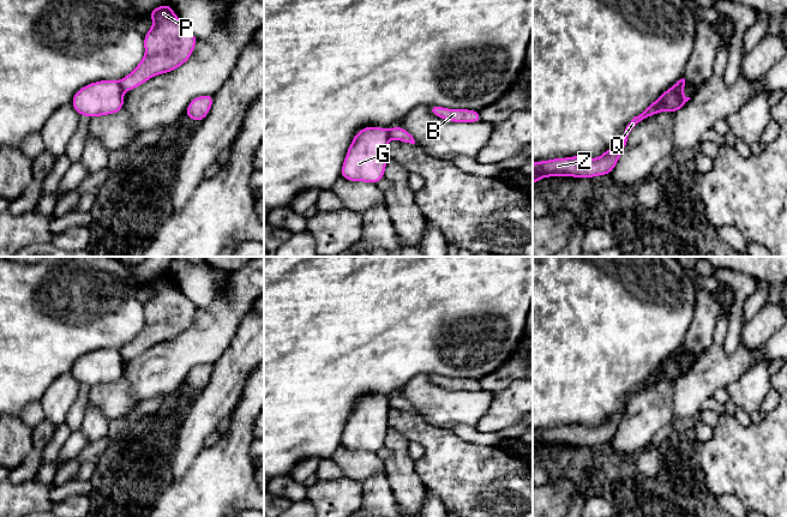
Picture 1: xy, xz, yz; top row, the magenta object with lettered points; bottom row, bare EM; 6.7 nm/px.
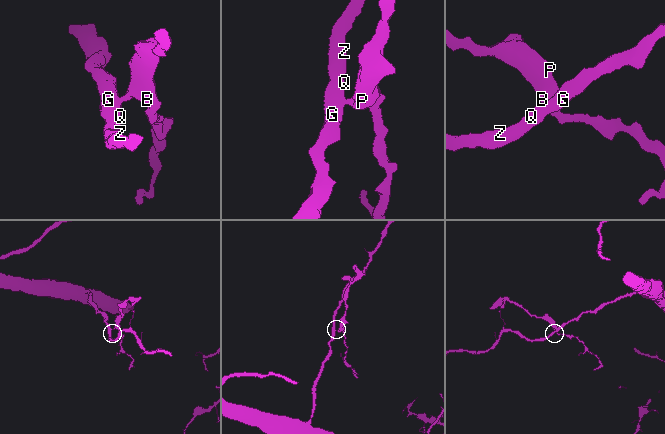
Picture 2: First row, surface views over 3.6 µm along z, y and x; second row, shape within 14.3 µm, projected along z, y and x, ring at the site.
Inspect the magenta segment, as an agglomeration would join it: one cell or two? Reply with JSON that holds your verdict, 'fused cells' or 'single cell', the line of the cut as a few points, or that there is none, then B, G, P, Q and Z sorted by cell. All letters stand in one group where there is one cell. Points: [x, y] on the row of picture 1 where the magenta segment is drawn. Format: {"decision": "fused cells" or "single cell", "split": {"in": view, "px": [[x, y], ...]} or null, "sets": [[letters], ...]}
{"decision": "fused cells", "split": {"in": "xy", "px": [[119, 82], [124, 90]]}, "sets": [["B", "P"], ["G", "Q", "Z"]]}

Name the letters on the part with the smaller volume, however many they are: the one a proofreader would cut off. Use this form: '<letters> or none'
B, P

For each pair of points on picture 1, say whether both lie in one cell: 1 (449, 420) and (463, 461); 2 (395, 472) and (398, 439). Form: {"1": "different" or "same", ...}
{"1": "different", "2": "same"}

